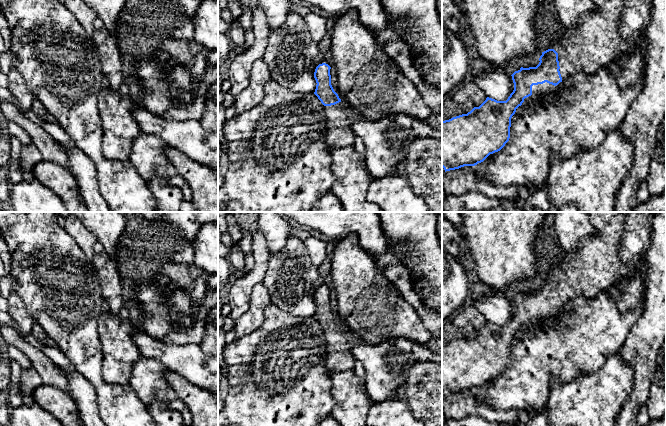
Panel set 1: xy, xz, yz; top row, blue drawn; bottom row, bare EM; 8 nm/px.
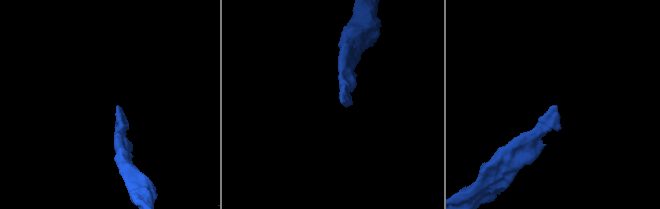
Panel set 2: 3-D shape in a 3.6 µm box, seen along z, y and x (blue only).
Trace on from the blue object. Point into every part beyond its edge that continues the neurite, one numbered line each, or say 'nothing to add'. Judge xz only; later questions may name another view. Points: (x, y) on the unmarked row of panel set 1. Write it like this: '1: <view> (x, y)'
nothing to add

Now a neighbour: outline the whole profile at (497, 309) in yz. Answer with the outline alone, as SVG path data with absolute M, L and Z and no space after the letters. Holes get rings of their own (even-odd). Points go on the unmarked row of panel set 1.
M484 293L474 302L474 306L487 321L506 325L514 314L511 298Z

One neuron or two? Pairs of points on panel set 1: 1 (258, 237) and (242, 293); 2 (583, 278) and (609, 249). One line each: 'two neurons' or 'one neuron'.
1: one neuron
2: one neuron

